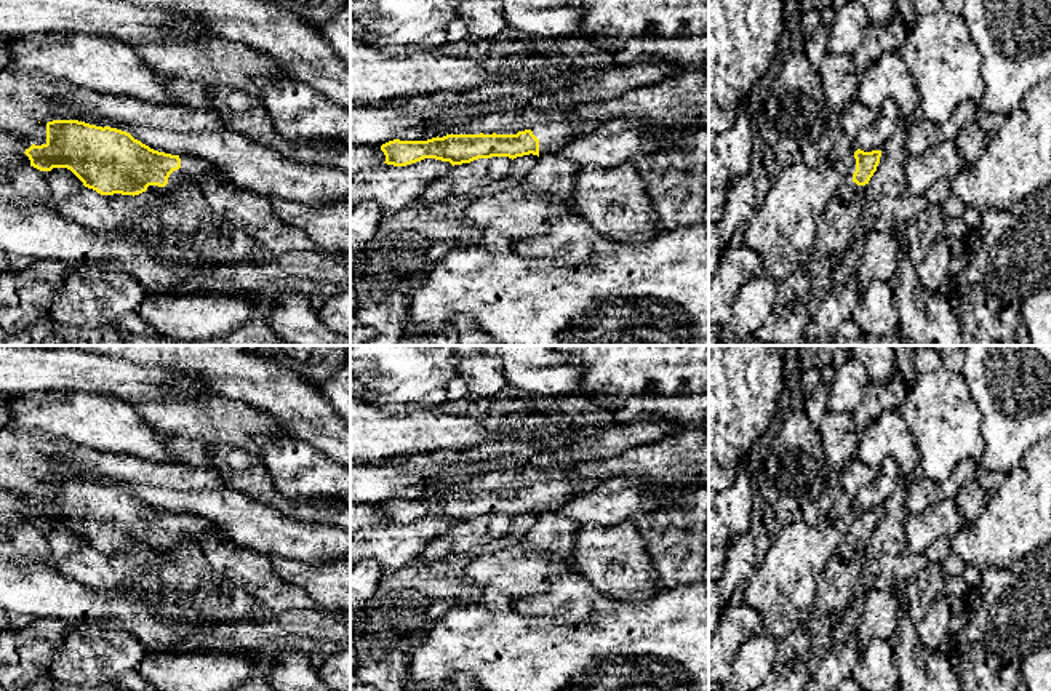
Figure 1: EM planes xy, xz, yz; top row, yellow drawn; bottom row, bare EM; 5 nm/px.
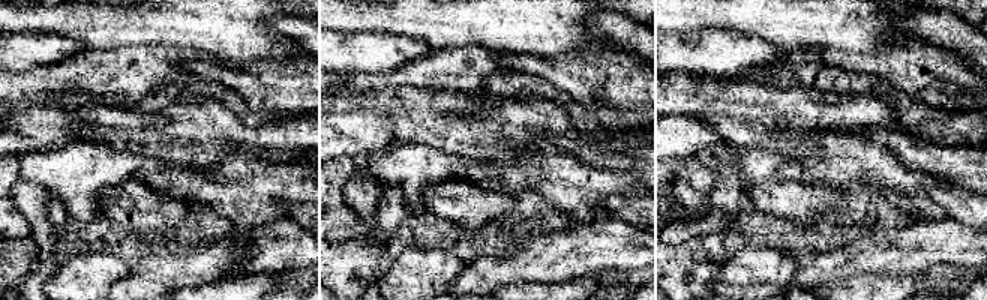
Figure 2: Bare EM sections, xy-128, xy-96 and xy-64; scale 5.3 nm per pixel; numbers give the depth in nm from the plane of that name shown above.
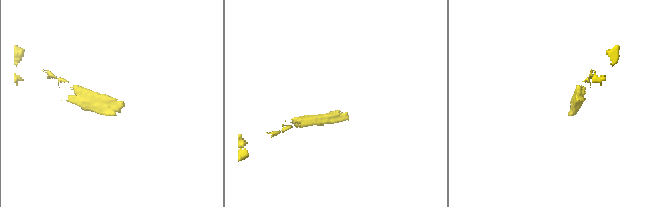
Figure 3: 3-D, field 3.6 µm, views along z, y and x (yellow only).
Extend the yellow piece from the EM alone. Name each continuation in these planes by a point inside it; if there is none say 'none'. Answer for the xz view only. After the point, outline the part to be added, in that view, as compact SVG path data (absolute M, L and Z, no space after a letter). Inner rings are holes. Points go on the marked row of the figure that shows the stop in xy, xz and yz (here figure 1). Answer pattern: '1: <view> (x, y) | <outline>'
1: xz (551, 136) | M561 122L549 125L533 125L533 134L539 139L539 155L550 154L576 136L585 134L598 126L598 122ZM520 130L520 131L525 131Z

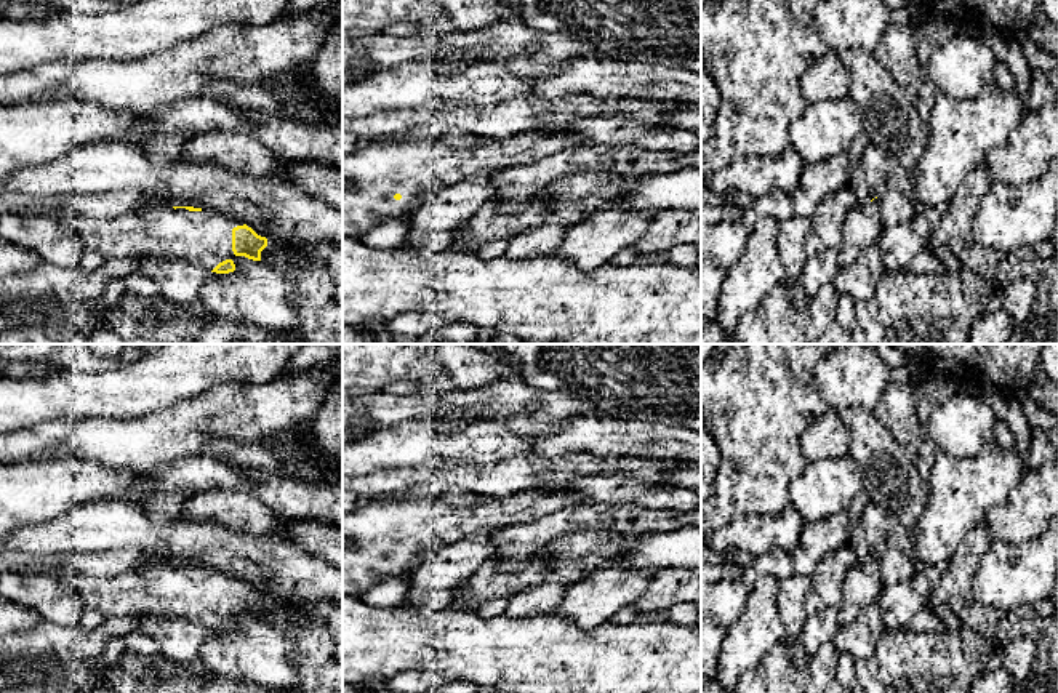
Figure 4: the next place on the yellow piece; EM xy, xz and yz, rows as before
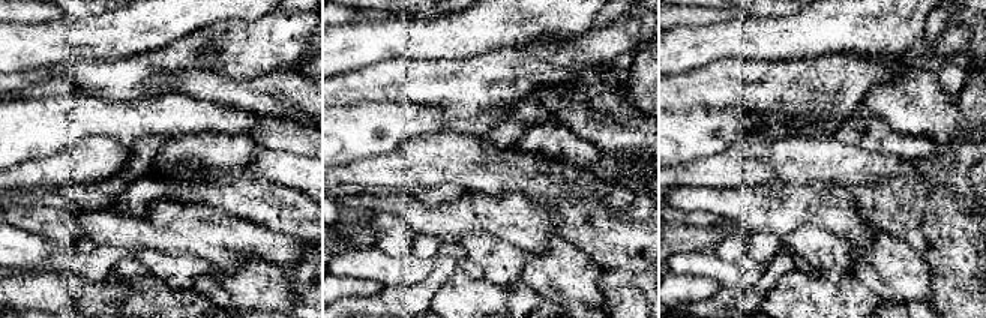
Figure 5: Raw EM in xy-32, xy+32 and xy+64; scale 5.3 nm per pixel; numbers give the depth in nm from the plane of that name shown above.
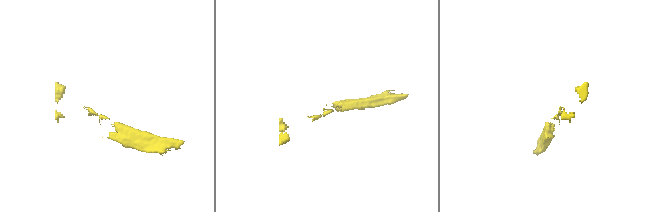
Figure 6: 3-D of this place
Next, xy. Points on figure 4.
1: xy (204, 237) | M62 205L56 218L78 234L85 248L106 259L173 258L206 270L232 259L232 229L243 222L216 211L173 206L134 208L117 218L96 219Z

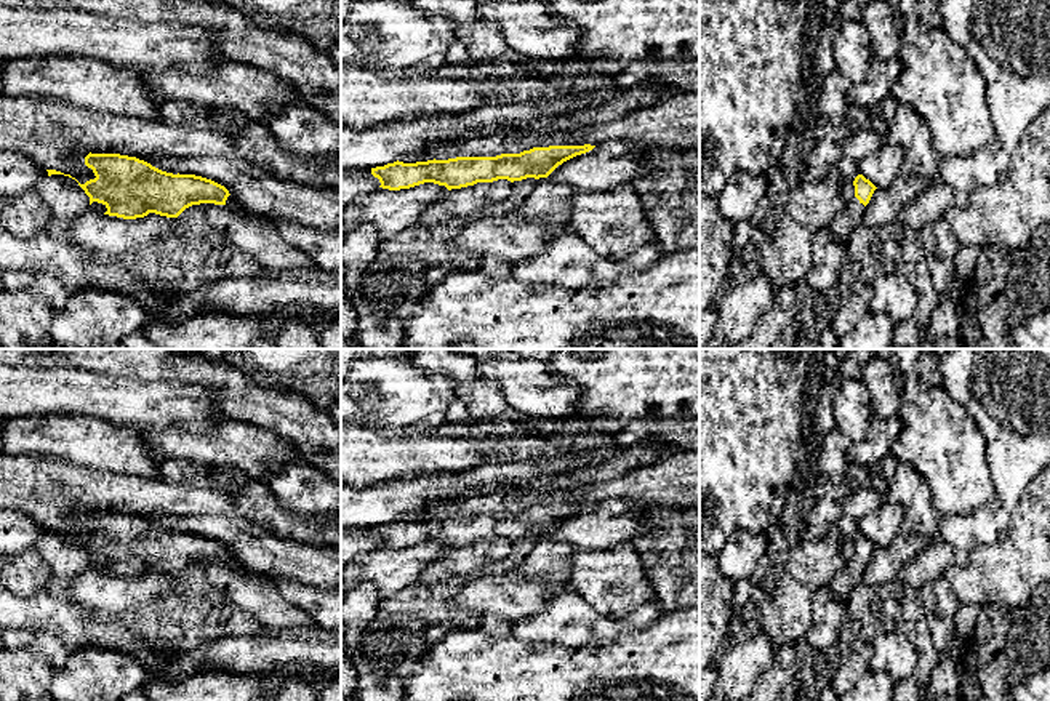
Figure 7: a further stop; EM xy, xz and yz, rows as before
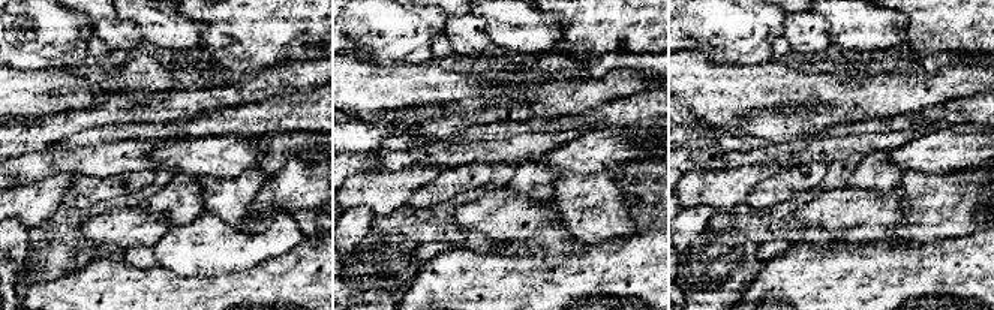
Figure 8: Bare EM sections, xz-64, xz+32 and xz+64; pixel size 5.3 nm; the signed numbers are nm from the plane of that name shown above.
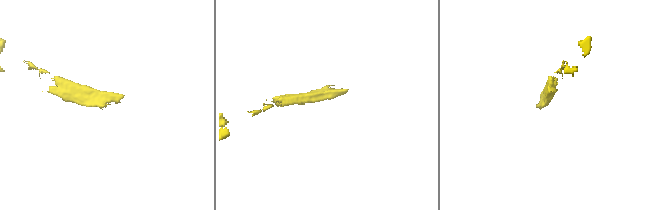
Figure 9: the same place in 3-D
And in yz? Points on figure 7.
1: yz (841, 229) | M853 195L847 208L826 227L837 242L847 243L853 230L863 222L866 206Z

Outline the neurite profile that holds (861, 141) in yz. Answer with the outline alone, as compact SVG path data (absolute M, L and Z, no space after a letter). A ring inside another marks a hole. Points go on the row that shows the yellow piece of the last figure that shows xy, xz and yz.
M869 126L855 128L840 142L842 157L836 163L840 181L840 194L845 202L855 195L853 181L860 174L860 163L884 144L884 134Z

